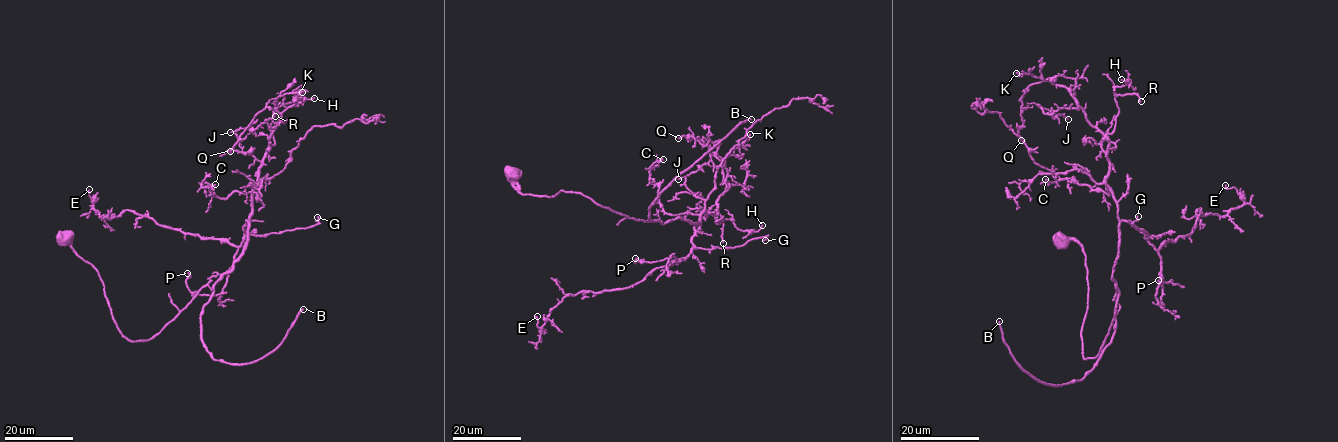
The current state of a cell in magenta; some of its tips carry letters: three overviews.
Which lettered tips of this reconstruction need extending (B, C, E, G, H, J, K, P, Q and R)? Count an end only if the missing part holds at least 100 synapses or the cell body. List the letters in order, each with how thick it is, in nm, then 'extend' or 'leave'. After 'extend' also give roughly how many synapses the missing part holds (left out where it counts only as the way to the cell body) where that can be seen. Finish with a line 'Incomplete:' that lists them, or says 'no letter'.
B: calibre 240 nm; extend; 250 synapses
C: calibre 90 nm; leave
E: calibre 120 nm; leave
G: calibre 90 nm; leave
H: calibre 100 nm; leave
J: calibre 100 nm; leave
K: calibre 180 nm; leave
P: calibre 180 nm; leave
Q: calibre 200 nm; leave
R: calibre 200 nm; leave
Incomplete: B

